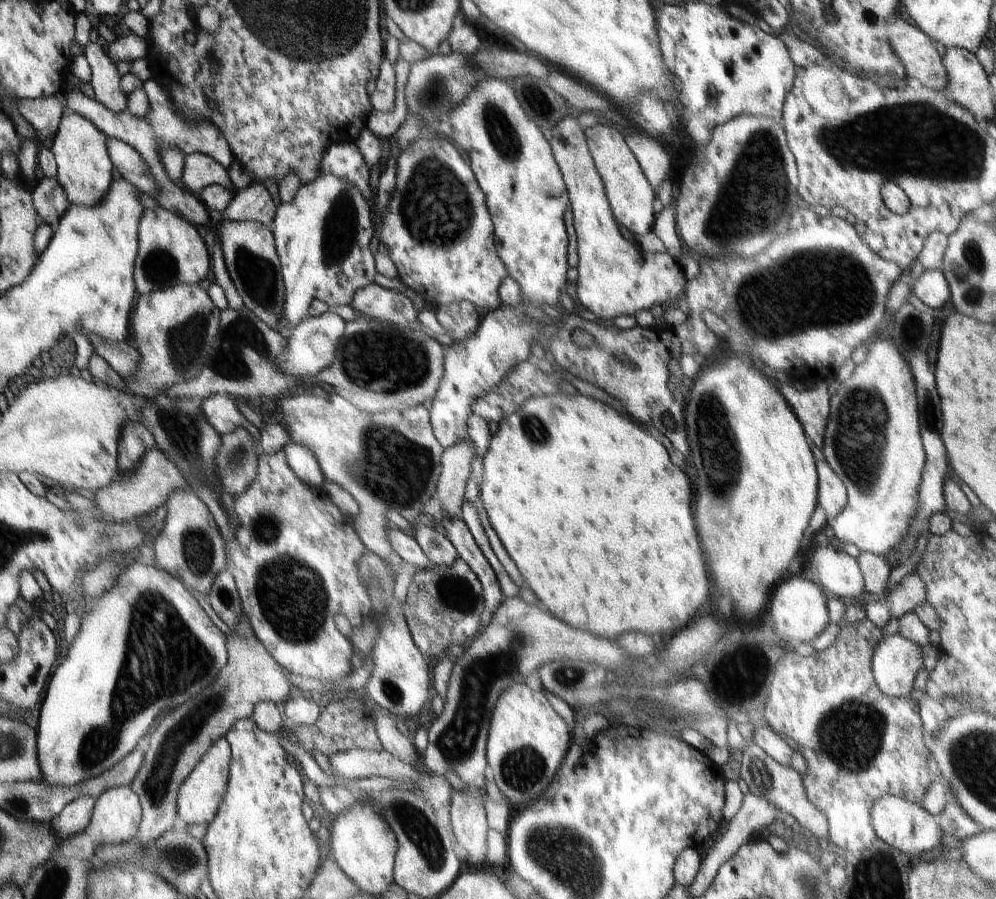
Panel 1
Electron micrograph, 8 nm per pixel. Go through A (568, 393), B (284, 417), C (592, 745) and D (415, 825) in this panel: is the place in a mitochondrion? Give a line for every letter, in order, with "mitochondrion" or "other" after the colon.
A: other
B: other
C: other
D: mitochondrion

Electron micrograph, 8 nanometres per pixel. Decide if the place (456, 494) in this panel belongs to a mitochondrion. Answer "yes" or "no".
no

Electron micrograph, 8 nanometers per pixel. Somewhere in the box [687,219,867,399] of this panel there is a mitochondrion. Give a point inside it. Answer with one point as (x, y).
(751, 314)

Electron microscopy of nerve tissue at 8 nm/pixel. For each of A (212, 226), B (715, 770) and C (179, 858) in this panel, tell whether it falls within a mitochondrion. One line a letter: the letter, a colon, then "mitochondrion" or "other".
A: other
B: other
C: mitochondrion

